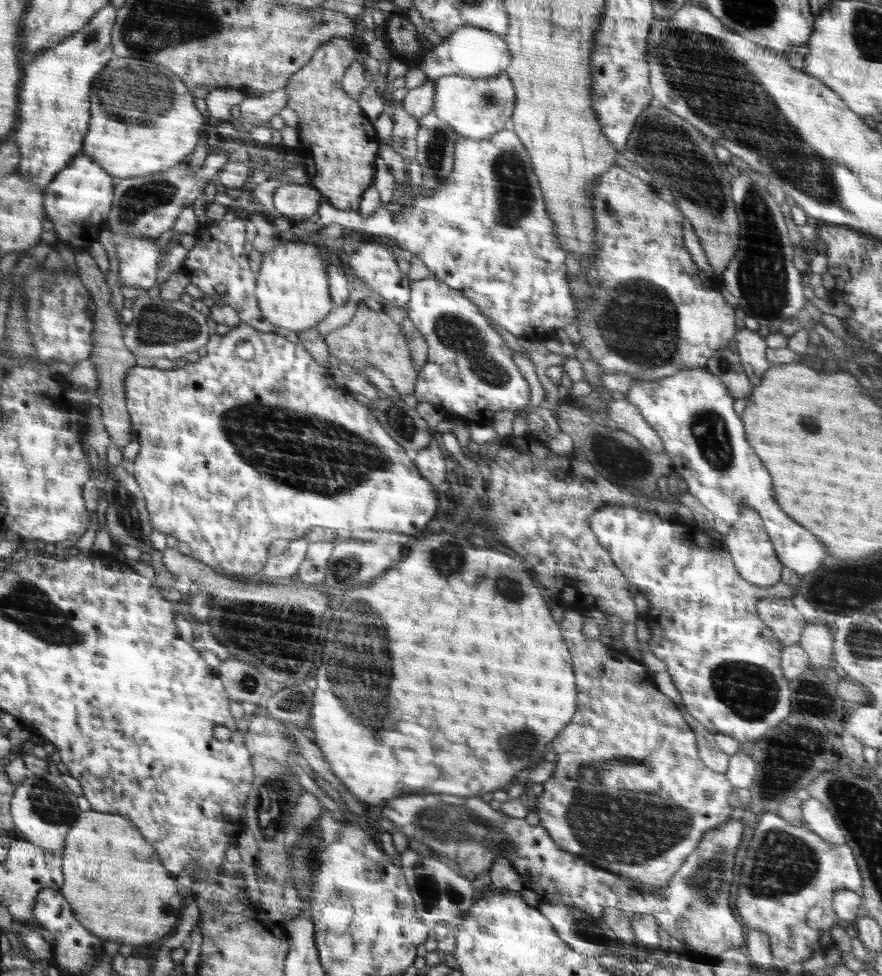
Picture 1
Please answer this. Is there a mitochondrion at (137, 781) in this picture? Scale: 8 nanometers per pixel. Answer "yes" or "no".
no

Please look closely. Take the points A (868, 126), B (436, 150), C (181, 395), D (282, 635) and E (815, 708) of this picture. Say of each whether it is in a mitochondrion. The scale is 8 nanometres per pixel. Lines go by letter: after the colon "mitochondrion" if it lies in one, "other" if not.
A: other
B: mitochondrion
C: other
D: mitochondrion
E: other

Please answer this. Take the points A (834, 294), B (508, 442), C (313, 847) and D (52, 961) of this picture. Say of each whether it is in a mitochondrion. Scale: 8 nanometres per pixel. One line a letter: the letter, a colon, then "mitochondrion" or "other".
A: other
B: other
C: mitochondrion
D: other

